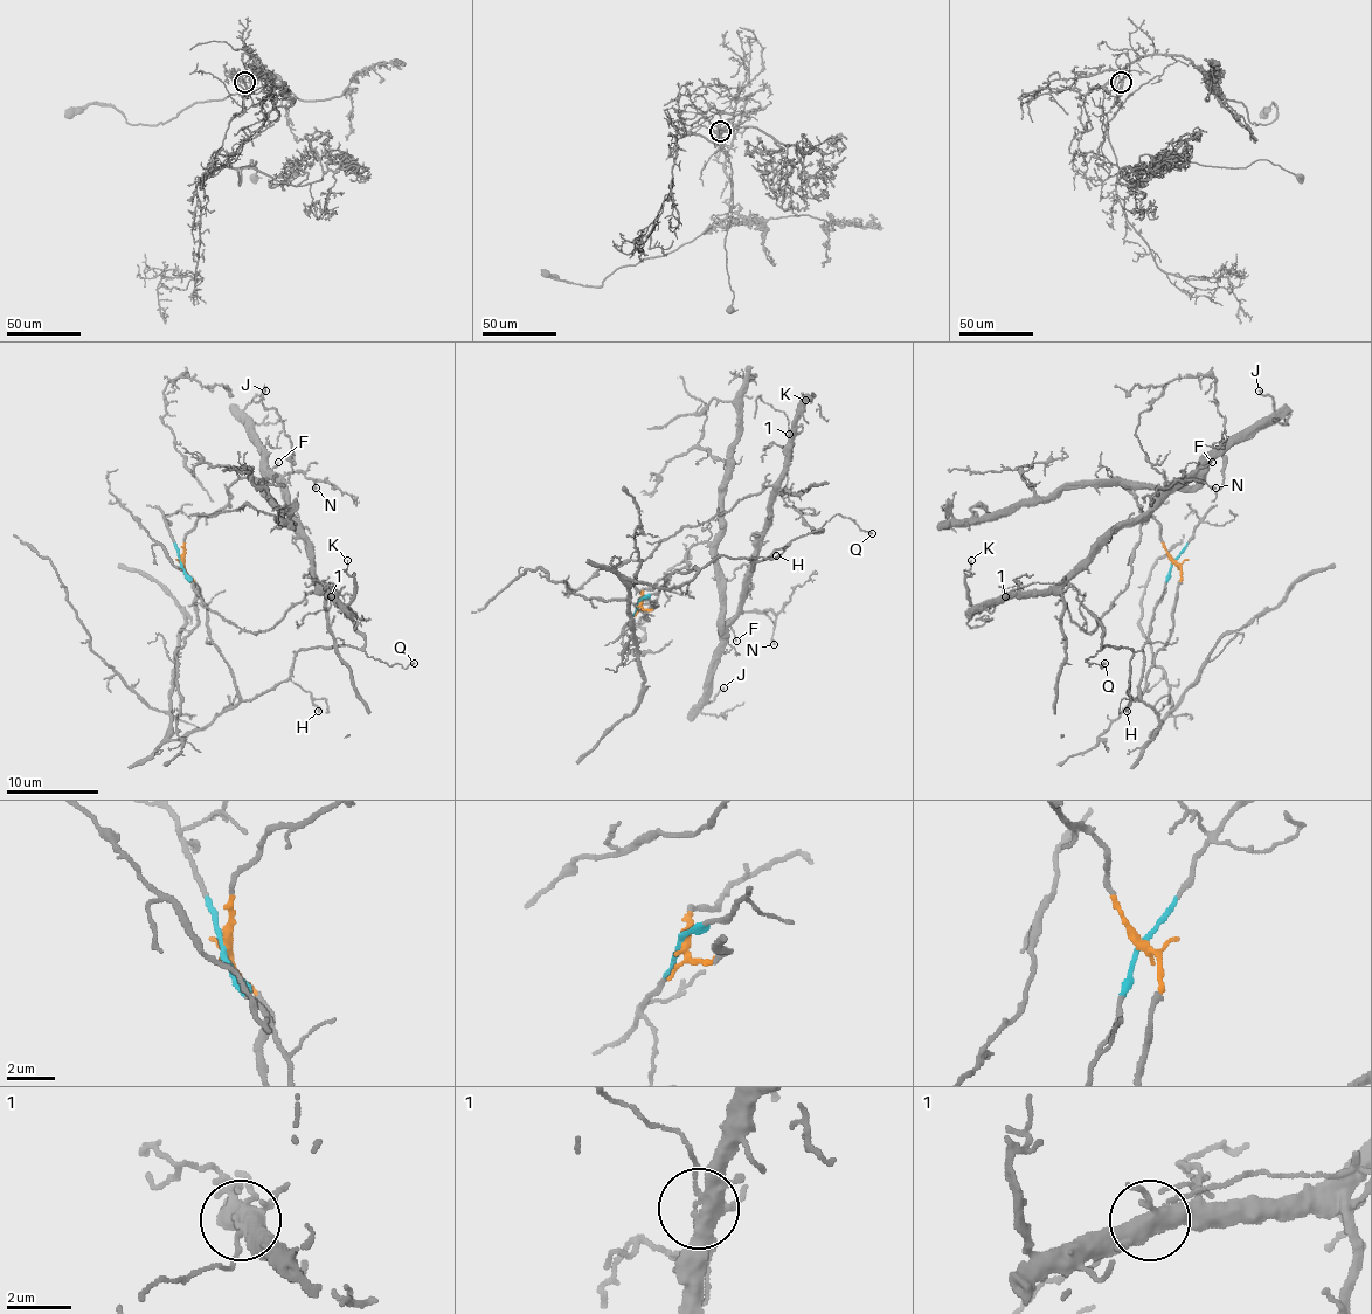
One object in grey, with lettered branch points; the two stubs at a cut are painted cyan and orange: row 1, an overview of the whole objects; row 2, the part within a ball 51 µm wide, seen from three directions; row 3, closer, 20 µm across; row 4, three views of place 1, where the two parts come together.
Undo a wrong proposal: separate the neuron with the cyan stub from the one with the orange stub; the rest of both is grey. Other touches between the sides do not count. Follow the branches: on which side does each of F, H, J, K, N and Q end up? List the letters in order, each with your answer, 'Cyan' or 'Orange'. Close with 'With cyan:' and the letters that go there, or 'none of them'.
F: Orange
H: Cyan
J: Orange
K: Orange
N: Orange
Q: Cyan
With cyan: H, Q

